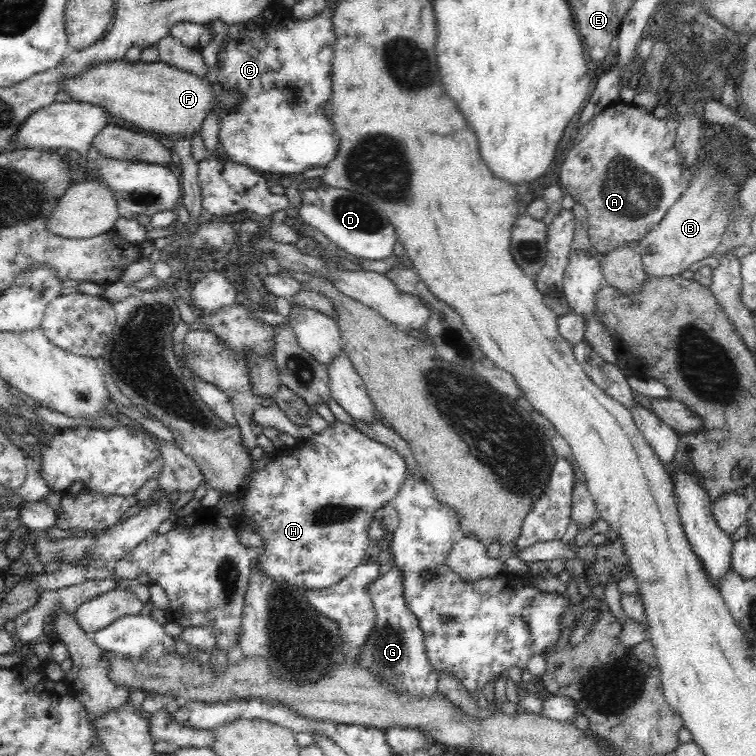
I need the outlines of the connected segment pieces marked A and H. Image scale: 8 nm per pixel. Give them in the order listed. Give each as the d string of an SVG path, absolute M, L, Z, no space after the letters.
M617 101L578 126L574 145L566 152L562 162L558 184L564 194L570 194L574 202L584 206L588 236L596 256L603 257L620 247L635 247L663 220L668 210L691 185L693 170L680 167L678 151L674 149L678 125L677 113L659 119L644 107Z
M336 421L331 427L328 426L320 434L313 434L309 438L297 440L291 448L281 449L276 458L270 460L264 468L250 476L245 490L240 496L243 514L250 522L250 527L260 535L262 545L251 551L254 554L254 561L258 565L258 571L265 574L265 578L272 578L276 581L284 581L298 590L322 590L330 586L340 584L348 573L351 573L366 557L366 549L369 547L370 538L368 530L371 522L379 516L384 505L392 503L393 498L399 493L400 487L404 484L406 475L406 463L402 457L388 446L367 438L362 432L355 430L349 425Z

